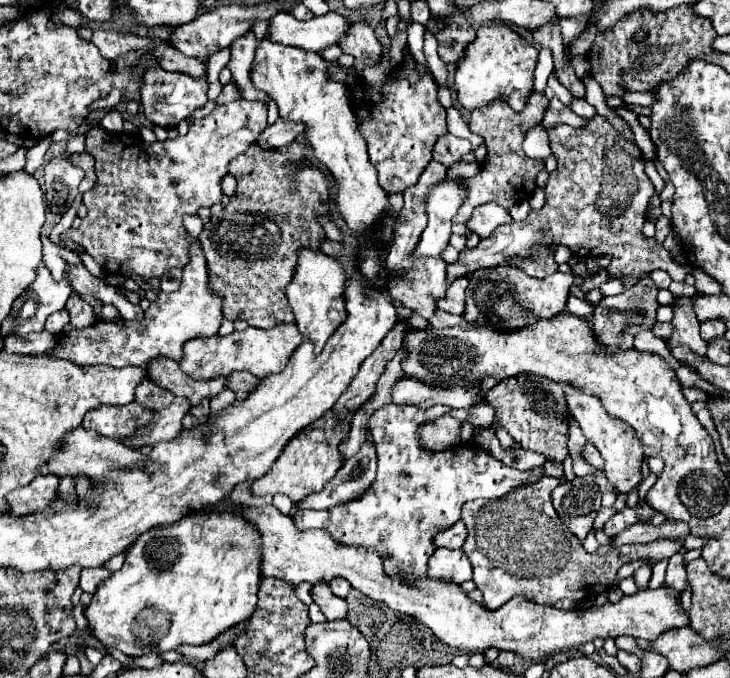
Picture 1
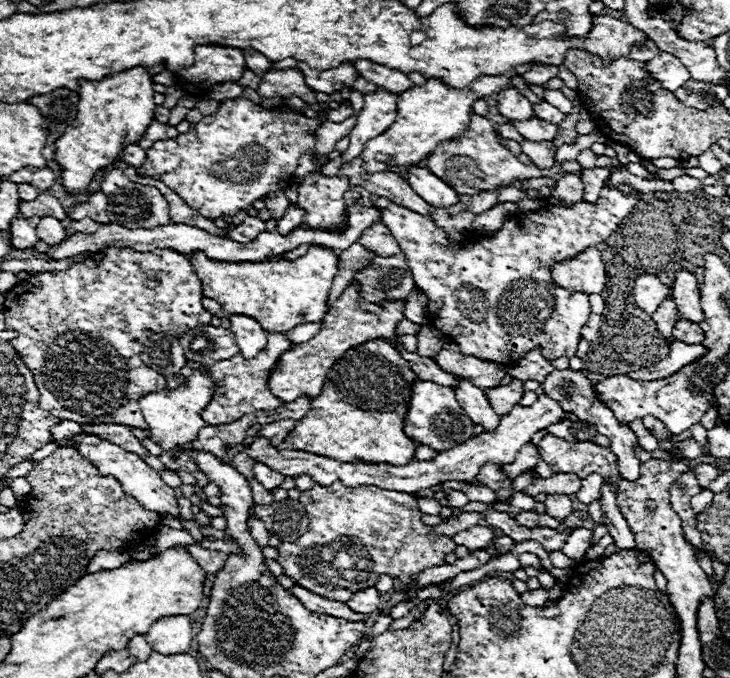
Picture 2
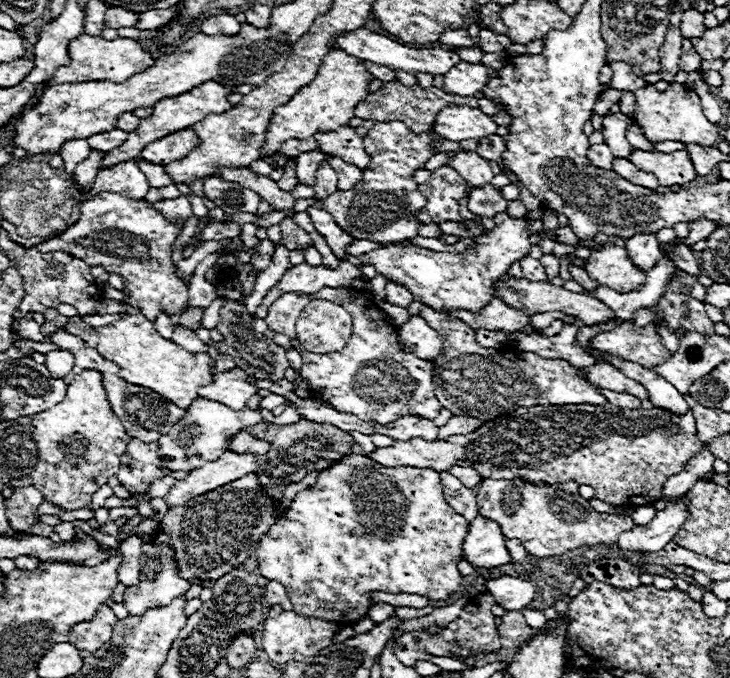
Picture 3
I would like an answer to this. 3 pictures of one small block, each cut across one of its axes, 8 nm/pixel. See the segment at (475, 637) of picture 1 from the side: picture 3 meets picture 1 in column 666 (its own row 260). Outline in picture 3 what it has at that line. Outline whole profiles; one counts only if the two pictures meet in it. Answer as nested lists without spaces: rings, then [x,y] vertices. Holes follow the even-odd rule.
[[[612,236],[602,250],[590,252],[590,258],[586,260],[586,268],[584,268],[592,280],[620,294],[638,290],[646,278],[646,274],[632,264],[622,244],[624,240]]]

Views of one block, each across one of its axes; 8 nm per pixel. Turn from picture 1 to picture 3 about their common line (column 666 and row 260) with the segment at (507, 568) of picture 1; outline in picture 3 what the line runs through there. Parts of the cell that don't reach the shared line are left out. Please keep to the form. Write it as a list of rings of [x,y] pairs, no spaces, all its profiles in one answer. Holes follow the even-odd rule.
[[[544,254],[541,257],[540,262],[547,274],[547,281],[550,281],[554,277],[558,276],[558,268],[560,267],[560,263],[556,256],[553,254]]]

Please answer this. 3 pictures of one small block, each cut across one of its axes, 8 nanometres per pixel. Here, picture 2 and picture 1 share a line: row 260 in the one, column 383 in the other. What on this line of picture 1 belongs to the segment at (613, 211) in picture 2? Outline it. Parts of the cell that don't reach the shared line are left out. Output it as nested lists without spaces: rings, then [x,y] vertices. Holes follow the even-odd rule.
[[[388,404],[376,410],[368,420],[368,430],[372,434],[376,454],[378,454],[378,474],[370,488],[356,500],[338,504],[326,510],[302,510],[294,512],[294,522],[298,528],[320,528],[326,530],[336,542],[340,544],[362,544],[372,546],[378,552],[382,552],[386,574],[390,576],[406,576],[406,578],[424,578],[428,570],[428,558],[434,554],[436,544],[434,536],[446,528],[450,528],[454,522],[460,520],[460,508],[468,500],[476,498],[502,498],[508,492],[516,488],[524,488],[530,484],[536,484],[542,478],[542,468],[532,468],[526,472],[520,472],[516,468],[510,468],[496,460],[490,452],[480,448],[470,448],[472,444],[458,444],[456,448],[448,448],[442,452],[430,452],[418,442],[418,426],[426,422],[434,422],[440,416],[448,414],[448,406],[432,406],[432,408],[416,408],[416,406],[396,406]]]

